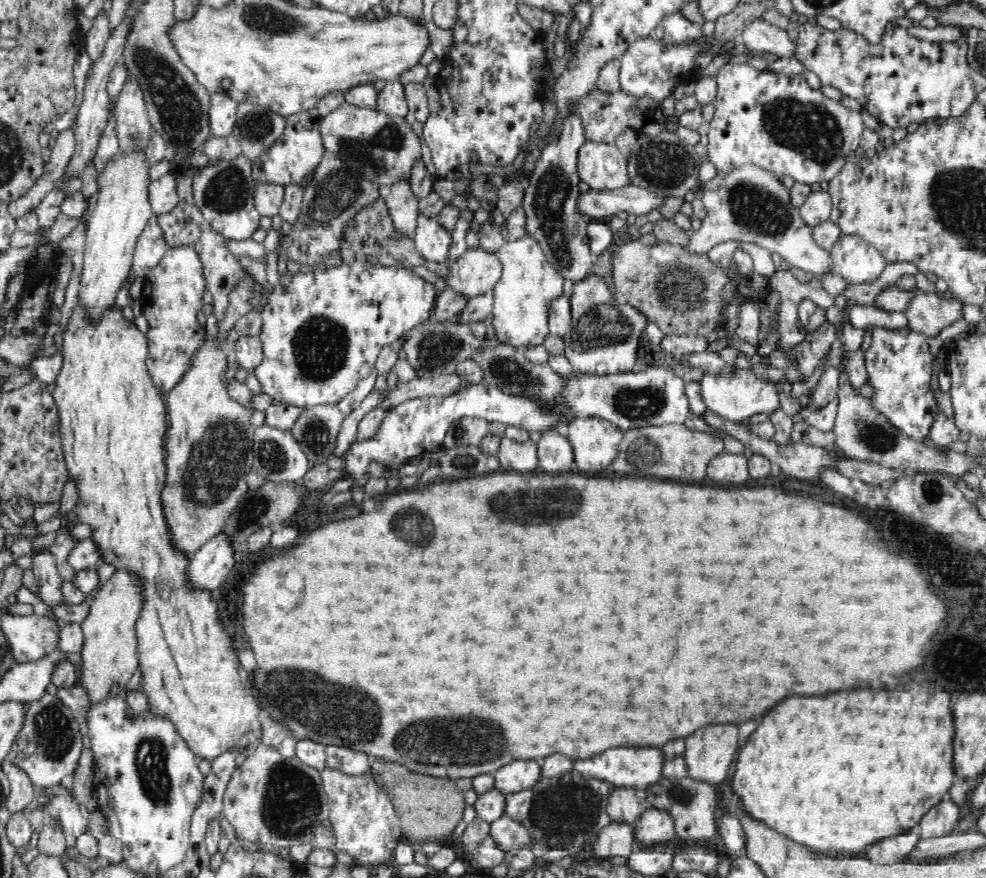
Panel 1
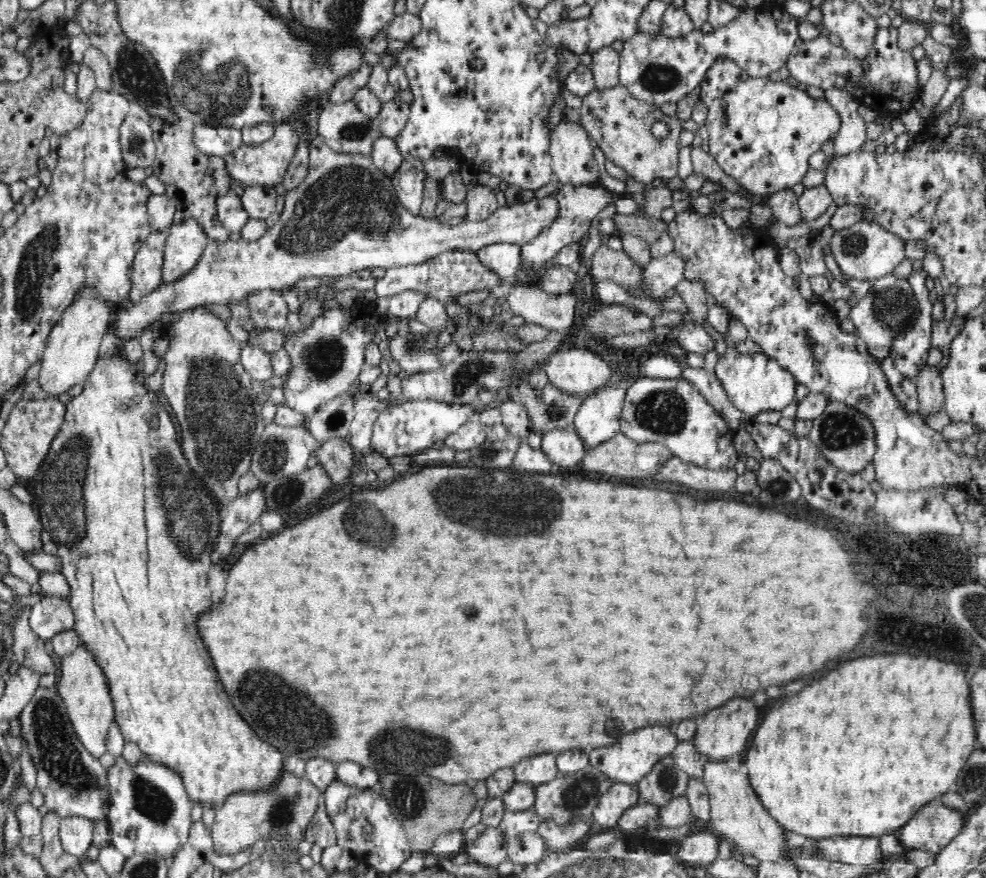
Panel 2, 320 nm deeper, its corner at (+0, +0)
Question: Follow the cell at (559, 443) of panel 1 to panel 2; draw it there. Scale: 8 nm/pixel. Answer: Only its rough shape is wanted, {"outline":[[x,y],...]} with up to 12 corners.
{"outline":[[574,426],[544,433],[541,449],[561,468],[586,453]]}

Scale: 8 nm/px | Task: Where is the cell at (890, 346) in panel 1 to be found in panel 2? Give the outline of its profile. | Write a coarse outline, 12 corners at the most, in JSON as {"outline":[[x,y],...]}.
{"outline":[[928,274],[907,278],[919,315],[890,343],[896,370],[911,380],[924,370],[933,347]]}

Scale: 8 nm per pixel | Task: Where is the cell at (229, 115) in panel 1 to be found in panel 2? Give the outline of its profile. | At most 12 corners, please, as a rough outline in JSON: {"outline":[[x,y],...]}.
{"outline":[[193,125],[205,155],[225,156],[244,144],[241,129]]}

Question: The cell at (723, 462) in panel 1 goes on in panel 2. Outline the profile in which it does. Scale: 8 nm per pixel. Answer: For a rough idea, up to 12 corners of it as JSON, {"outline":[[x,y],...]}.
{"outline":[[674,456],[653,478],[696,490],[735,488],[734,467],[704,468]]}

